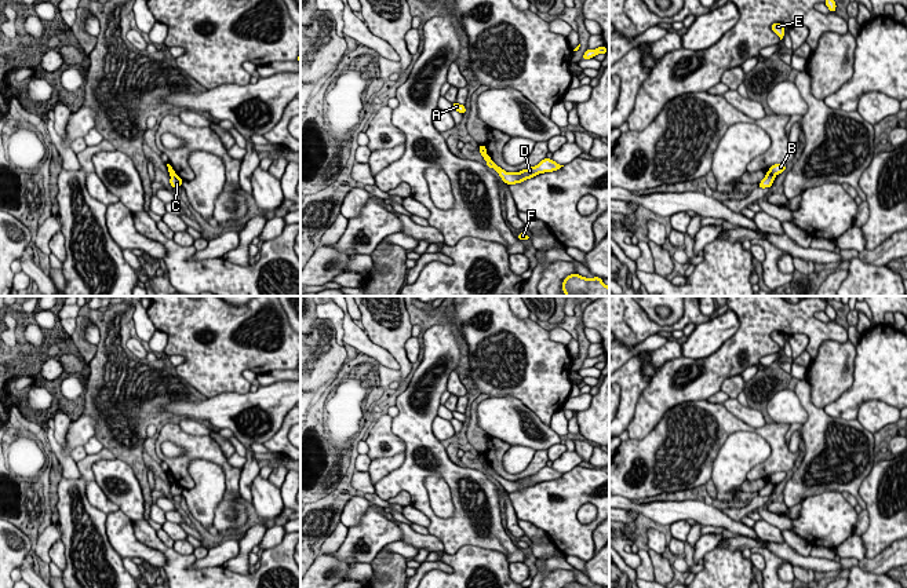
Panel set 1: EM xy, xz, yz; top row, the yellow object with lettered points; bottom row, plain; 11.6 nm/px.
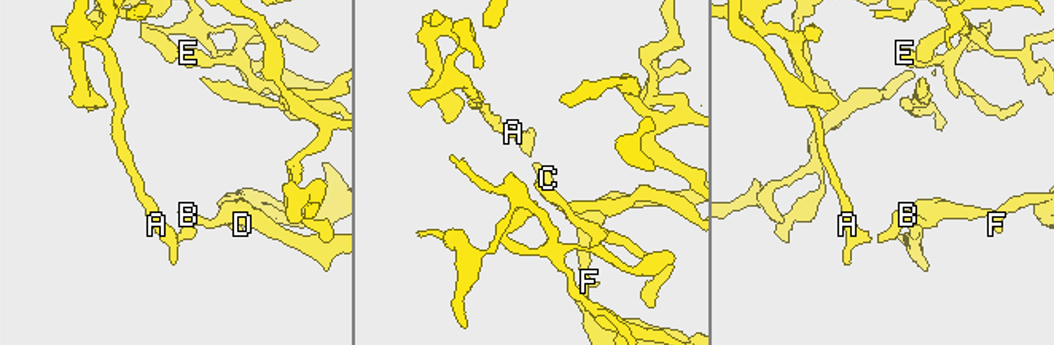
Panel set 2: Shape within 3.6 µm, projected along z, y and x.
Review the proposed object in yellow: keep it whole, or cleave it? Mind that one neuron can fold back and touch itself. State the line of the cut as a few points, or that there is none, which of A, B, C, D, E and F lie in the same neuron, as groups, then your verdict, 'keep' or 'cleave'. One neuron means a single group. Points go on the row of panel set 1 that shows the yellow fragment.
yz (767, 172), (773, 176) | A C E / B D F | cleave

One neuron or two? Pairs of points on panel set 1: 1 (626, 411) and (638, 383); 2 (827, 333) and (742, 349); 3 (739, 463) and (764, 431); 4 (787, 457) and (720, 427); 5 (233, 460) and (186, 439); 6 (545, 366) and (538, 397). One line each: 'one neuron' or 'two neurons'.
1: one neuron
2: one neuron
3: two neurons
4: one neuron
5: two neurons
6: one neuron

